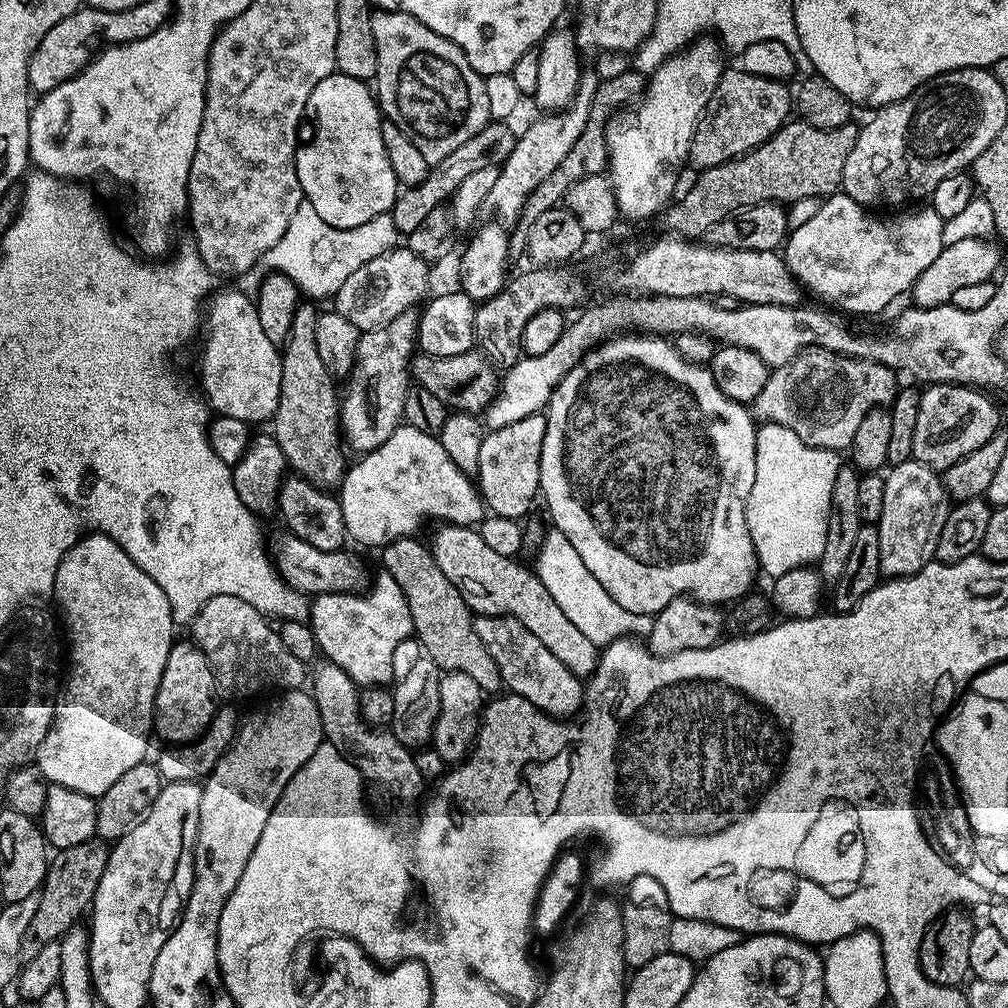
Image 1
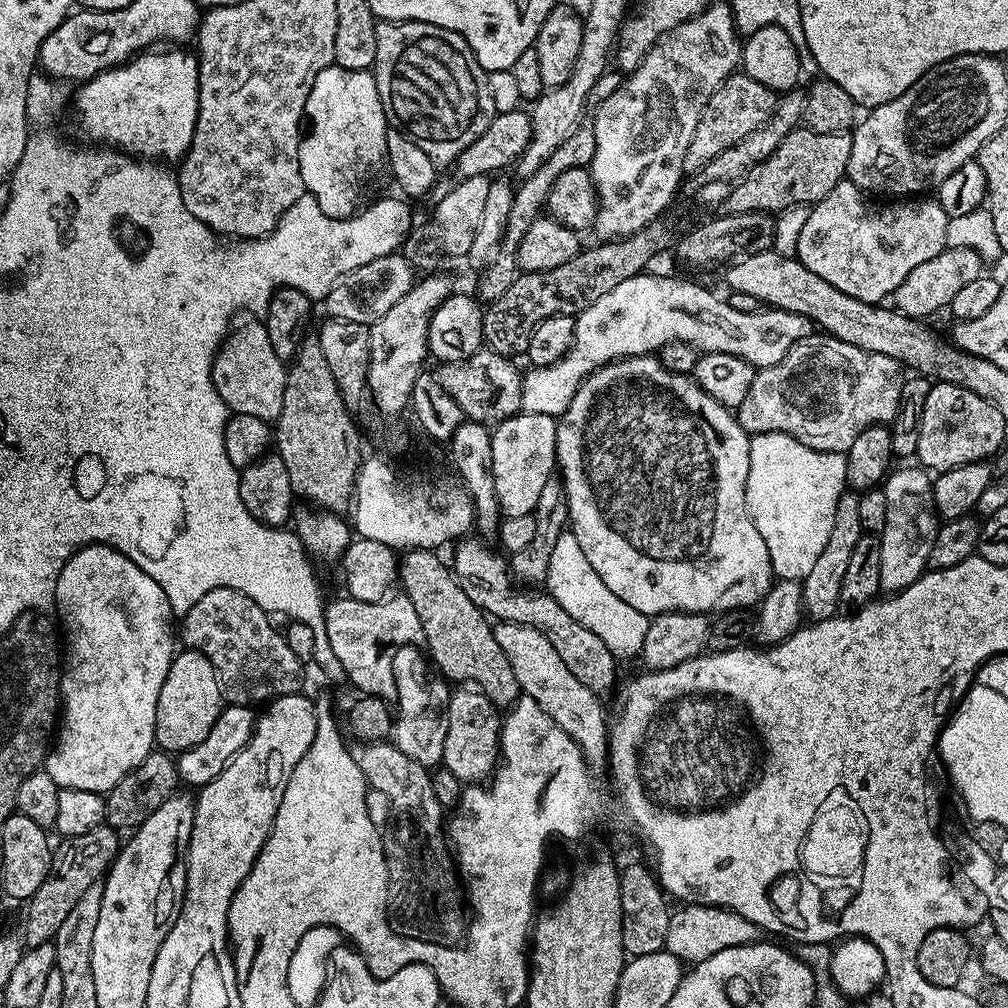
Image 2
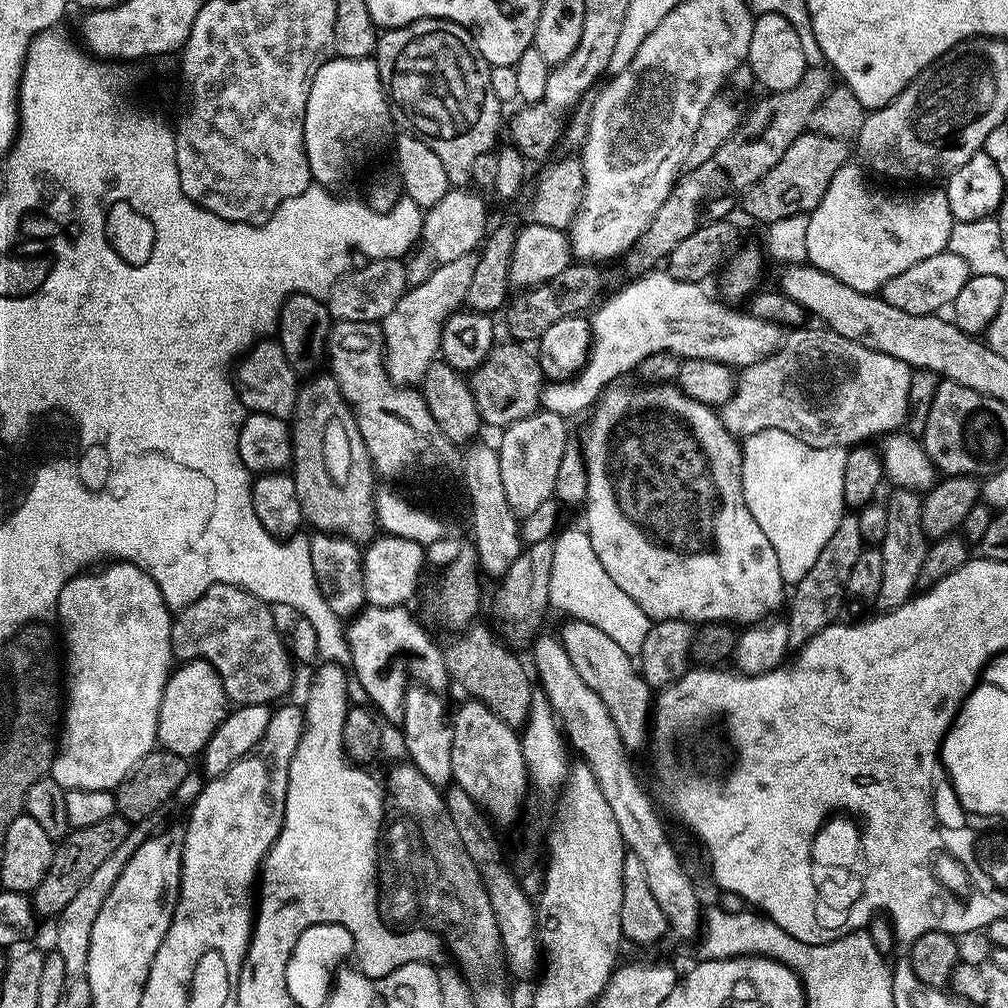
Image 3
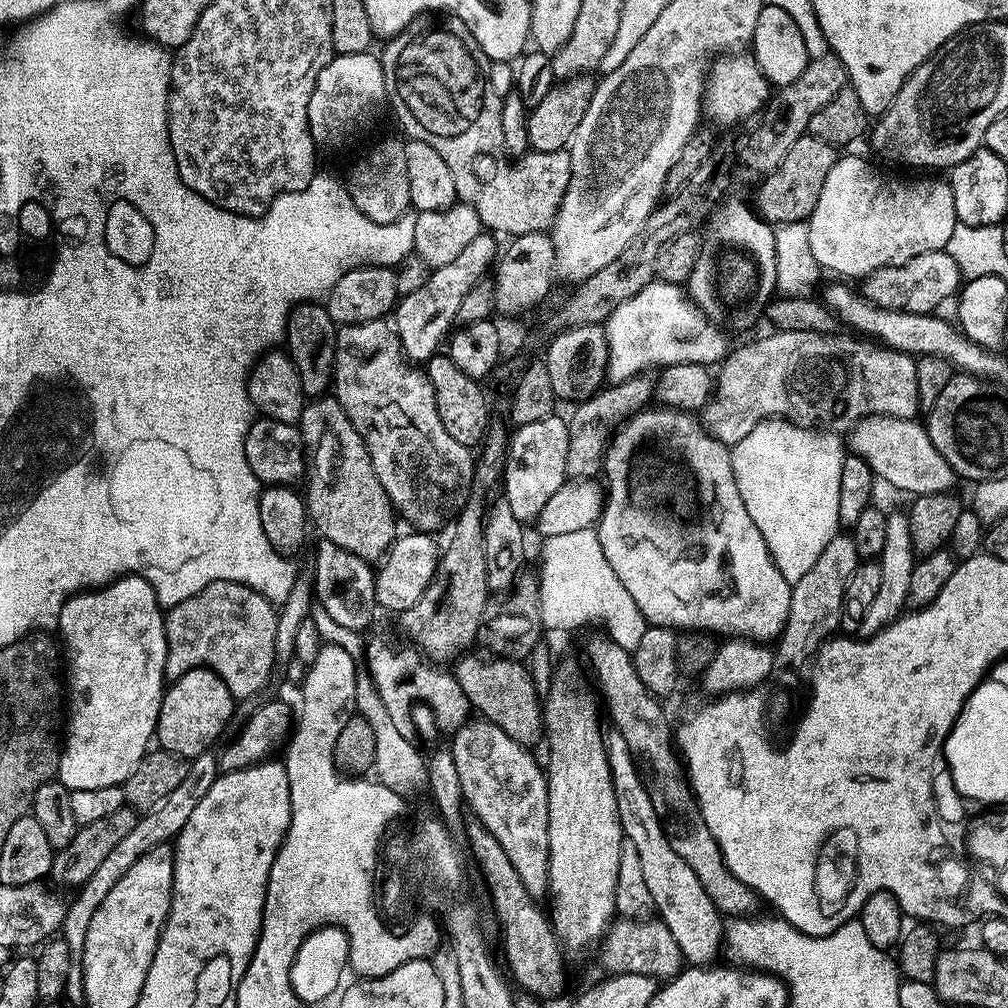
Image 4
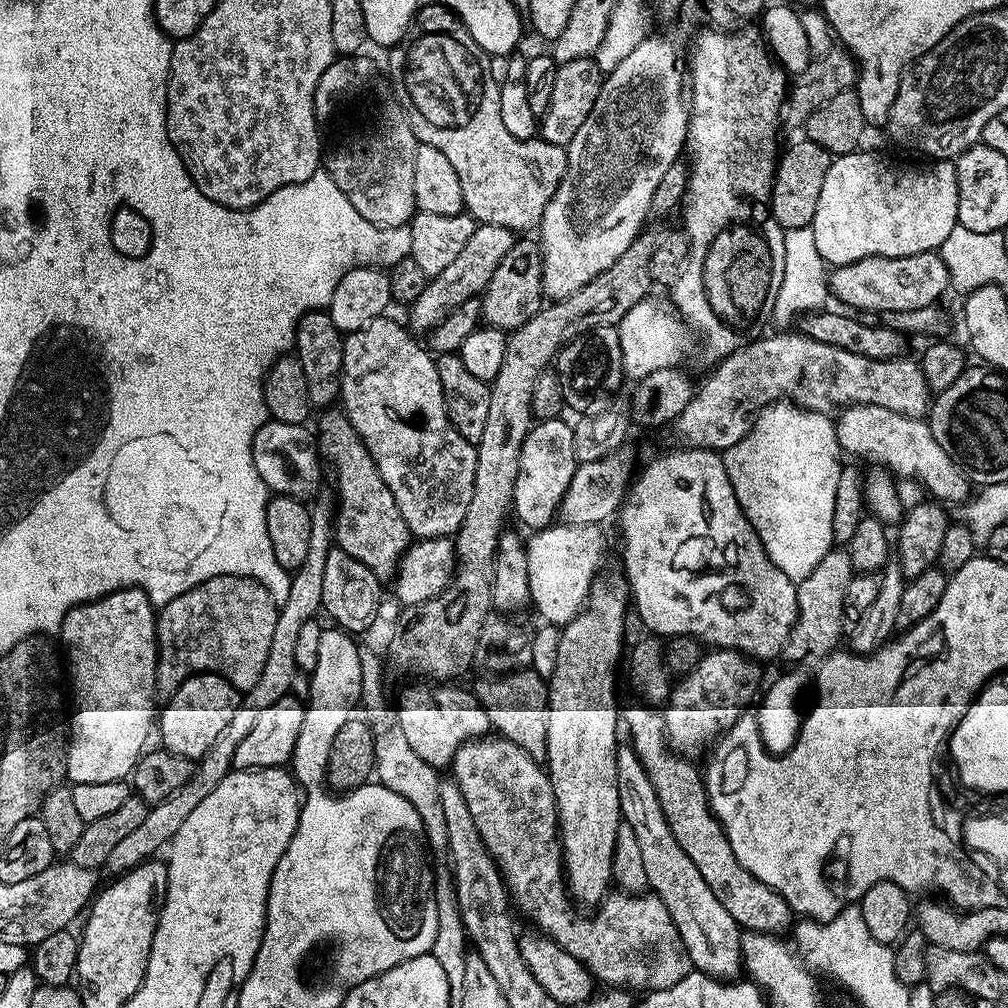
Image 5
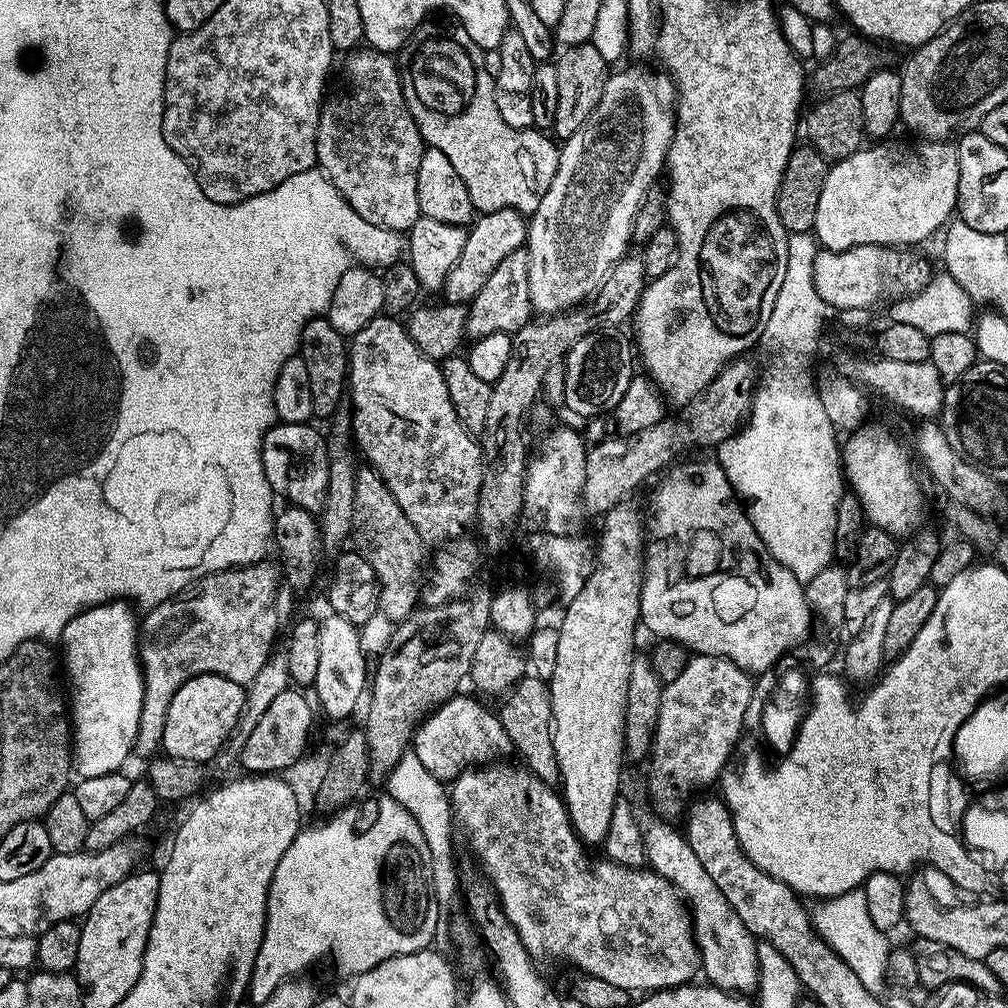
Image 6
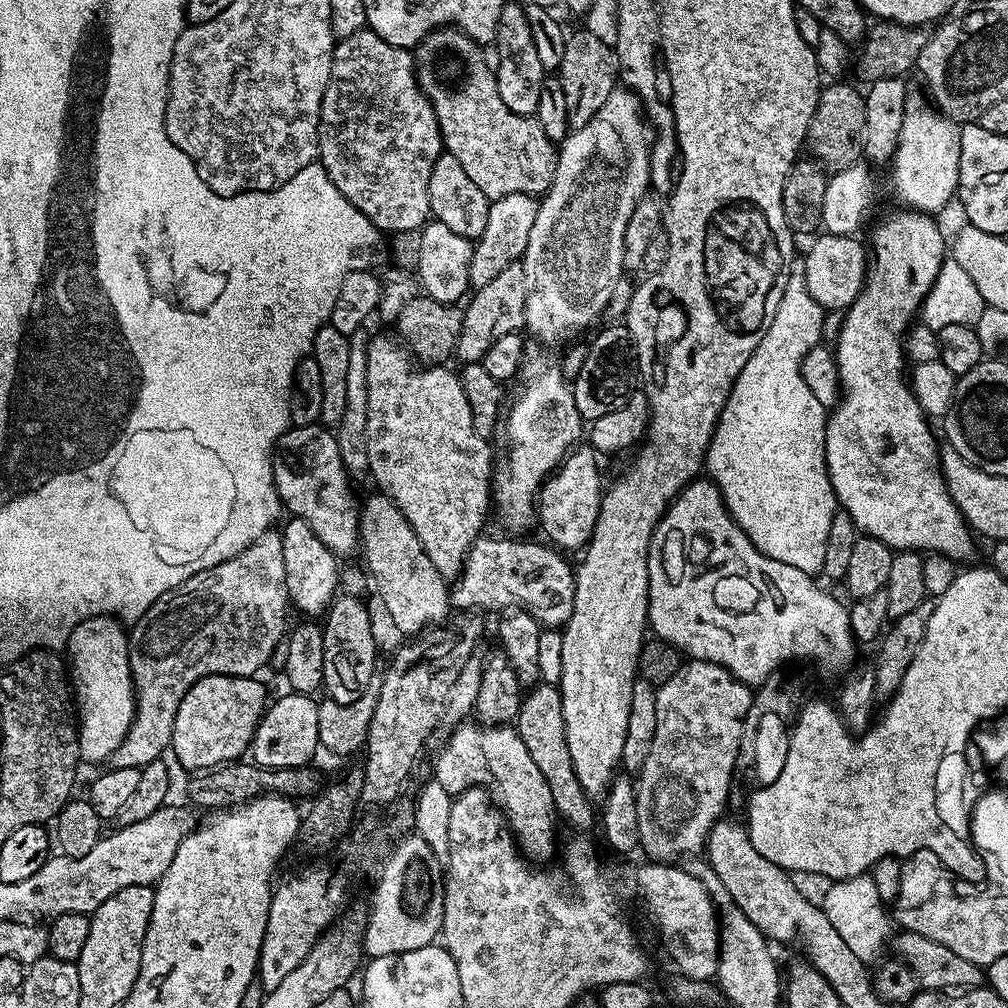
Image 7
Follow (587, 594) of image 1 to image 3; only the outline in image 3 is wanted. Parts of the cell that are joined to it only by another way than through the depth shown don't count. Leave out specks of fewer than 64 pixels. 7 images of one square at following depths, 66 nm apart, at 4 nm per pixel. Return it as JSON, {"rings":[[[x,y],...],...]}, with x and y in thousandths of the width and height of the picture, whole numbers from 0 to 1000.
{"rings":[[[571,522],[558,528],[550,536],[545,600],[561,607],[561,612],[593,621],[607,636],[613,637],[621,649],[628,653],[634,652],[637,637],[641,637],[641,629],[647,624],[648,616],[633,602],[629,593],[621,589],[621,585],[613,585],[613,581],[609,581],[609,573],[597,565],[597,558],[585,551],[583,530],[578,523]]]}

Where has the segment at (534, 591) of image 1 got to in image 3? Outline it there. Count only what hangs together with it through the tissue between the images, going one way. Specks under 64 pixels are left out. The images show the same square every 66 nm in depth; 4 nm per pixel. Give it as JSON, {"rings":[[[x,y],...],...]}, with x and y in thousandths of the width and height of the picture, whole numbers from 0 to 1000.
{"rings":[[[569,613],[559,617],[554,634],[568,658],[573,673],[597,692],[619,740],[629,742],[641,732],[647,704],[647,684],[635,670],[628,652],[621,649],[617,641],[607,636],[593,621]]]}

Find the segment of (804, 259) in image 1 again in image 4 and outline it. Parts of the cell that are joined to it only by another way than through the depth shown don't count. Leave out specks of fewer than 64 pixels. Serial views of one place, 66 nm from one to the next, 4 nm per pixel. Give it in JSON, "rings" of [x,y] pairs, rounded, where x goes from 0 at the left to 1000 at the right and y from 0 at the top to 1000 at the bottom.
{"rings":[[[834,154],[823,165],[823,173],[819,173],[819,182],[815,185],[815,192],[812,192],[812,204],[802,215],[804,228],[804,248],[808,248],[808,256],[814,267],[830,270],[830,275],[850,274],[856,276],[872,266],[891,264],[895,260],[903,260],[903,256],[911,256],[911,252],[931,250],[939,247],[942,232],[946,232],[949,224],[945,189],[939,178],[928,179],[928,174],[913,173],[910,179],[896,179],[893,175],[880,175],[872,171],[861,159],[853,155]]]}

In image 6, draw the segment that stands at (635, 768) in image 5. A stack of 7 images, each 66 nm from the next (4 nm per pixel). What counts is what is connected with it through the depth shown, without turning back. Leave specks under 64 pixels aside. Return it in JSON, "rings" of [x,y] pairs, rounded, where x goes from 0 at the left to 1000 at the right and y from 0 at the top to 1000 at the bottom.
{"rings":[[[655,813],[649,814],[648,817],[640,816],[637,824],[639,826],[639,847],[642,860],[665,874],[671,884],[685,898],[690,937],[694,939],[696,964],[697,967],[702,967],[703,973],[701,972],[701,975],[723,986],[742,986],[738,984],[744,983],[745,980],[747,983],[752,976],[752,961],[754,959],[754,954],[750,949],[752,938],[750,930],[742,926],[736,911],[732,911],[732,907],[728,907],[728,903],[720,895],[716,883],[712,883],[712,879],[708,879],[708,871],[704,871],[704,867],[700,867],[700,859],[696,859],[696,855],[692,855],[692,847],[688,847],[688,843],[685,843],[683,834],[674,824],[671,826],[665,818],[658,817]]]}

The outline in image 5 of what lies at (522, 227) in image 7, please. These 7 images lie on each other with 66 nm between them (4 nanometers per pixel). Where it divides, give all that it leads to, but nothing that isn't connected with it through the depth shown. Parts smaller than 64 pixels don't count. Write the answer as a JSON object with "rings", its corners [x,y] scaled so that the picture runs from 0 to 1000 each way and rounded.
{"rings":[[[473,221],[470,232],[466,232],[466,240],[458,244],[458,252],[438,268],[438,272],[428,275],[422,281],[419,292],[415,292],[407,303],[409,309],[410,326],[422,325],[428,327],[440,316],[446,310],[451,310],[453,306],[463,303],[467,294],[475,295],[480,286],[490,276],[490,268],[498,256],[502,256],[502,248],[510,240],[509,227],[497,222]]]}

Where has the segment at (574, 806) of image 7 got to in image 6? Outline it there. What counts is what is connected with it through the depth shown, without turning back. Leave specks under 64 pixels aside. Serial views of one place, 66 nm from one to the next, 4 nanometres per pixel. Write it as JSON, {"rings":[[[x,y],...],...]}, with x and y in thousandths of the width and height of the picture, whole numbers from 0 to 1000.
{"rings":[[[521,670],[504,687],[500,695],[502,695],[501,698],[494,702],[494,709],[502,724],[507,741],[516,745],[523,764],[529,766],[538,777],[555,779],[556,764],[548,735],[548,697],[543,678],[532,670]]]}

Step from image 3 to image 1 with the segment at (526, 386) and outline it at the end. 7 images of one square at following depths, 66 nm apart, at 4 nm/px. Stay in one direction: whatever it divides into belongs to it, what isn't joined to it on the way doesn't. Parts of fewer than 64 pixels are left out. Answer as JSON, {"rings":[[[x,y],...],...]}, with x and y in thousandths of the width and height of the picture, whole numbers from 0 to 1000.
{"rings":[[[475,347],[449,353],[410,352],[407,373],[416,384],[427,387],[441,403],[454,409],[479,410],[494,388],[493,366]]]}

